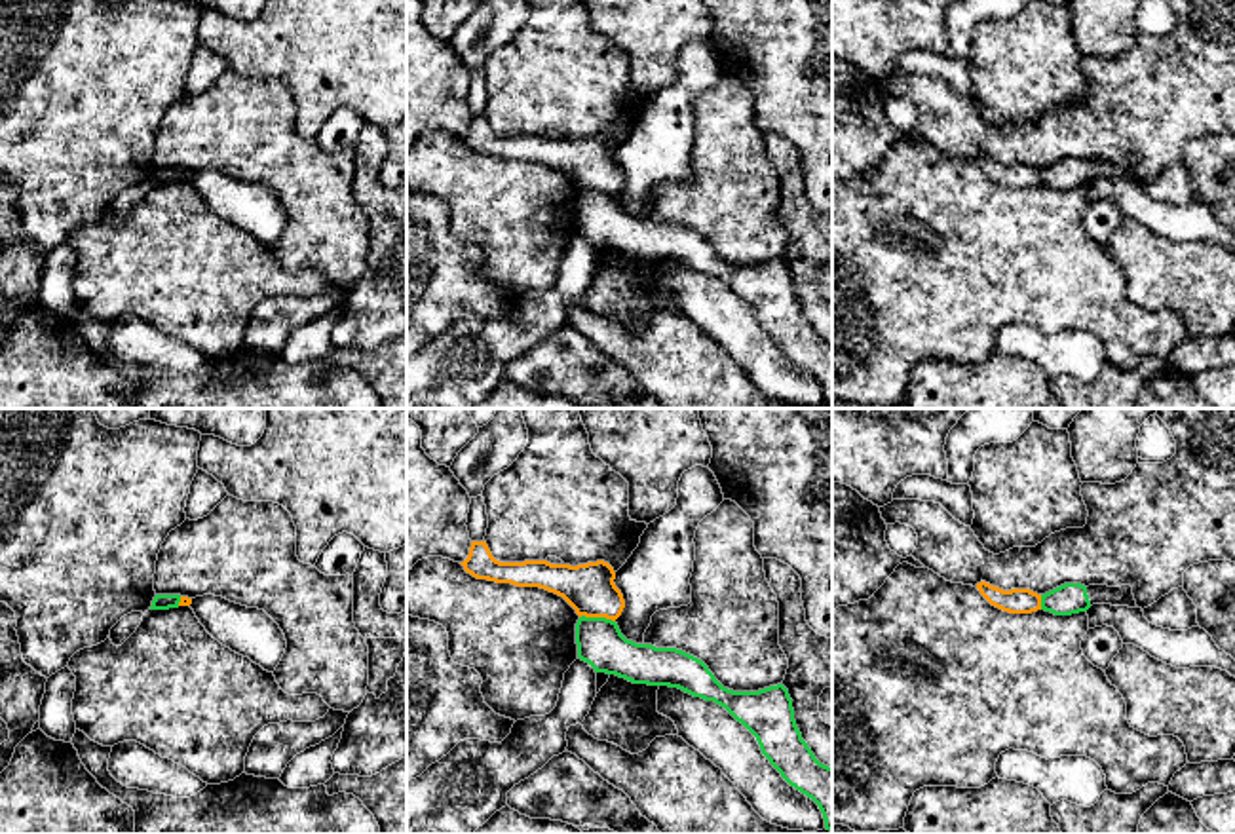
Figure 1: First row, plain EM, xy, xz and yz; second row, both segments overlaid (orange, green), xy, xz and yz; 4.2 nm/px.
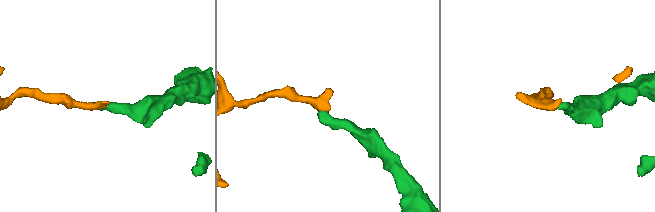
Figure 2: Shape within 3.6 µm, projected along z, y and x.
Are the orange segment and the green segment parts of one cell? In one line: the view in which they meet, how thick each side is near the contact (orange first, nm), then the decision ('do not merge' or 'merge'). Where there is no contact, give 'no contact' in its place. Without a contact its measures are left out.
xz | 220/200 nm | do not merge

